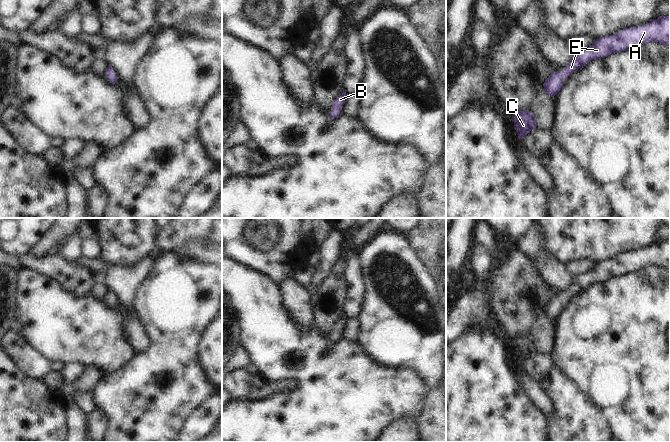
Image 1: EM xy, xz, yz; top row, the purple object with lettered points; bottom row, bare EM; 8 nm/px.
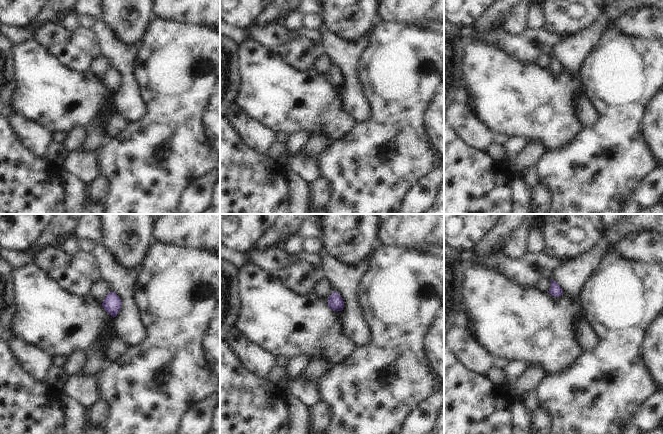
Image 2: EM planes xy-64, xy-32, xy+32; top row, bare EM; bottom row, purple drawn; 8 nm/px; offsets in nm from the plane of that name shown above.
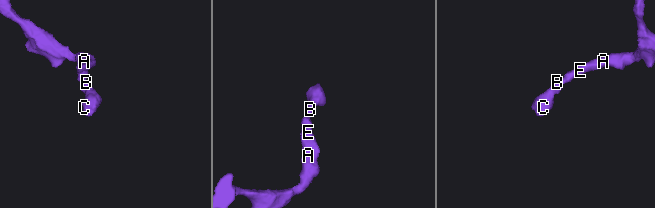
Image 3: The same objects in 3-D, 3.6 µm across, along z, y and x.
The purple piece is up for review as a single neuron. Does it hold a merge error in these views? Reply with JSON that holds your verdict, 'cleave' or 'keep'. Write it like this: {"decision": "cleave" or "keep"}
{"decision": "keep"}

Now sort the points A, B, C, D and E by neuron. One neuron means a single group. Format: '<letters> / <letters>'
A B C D E

